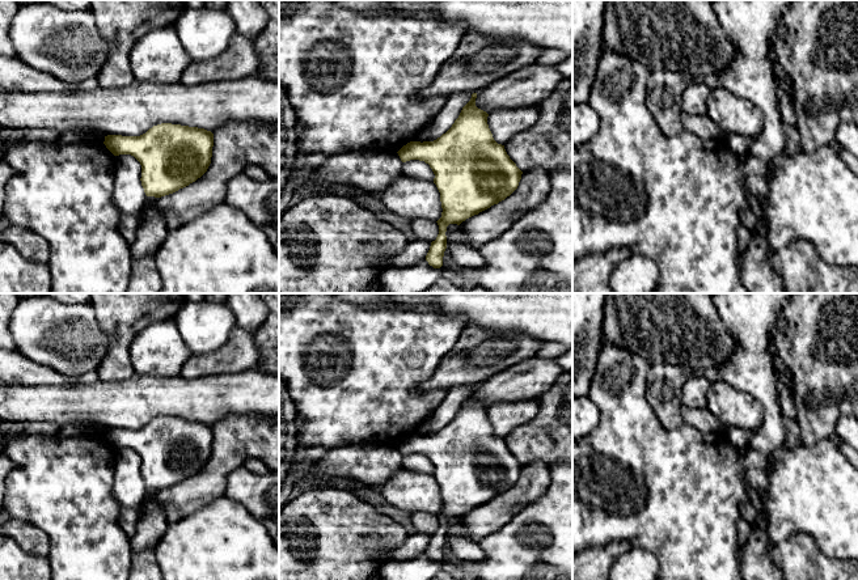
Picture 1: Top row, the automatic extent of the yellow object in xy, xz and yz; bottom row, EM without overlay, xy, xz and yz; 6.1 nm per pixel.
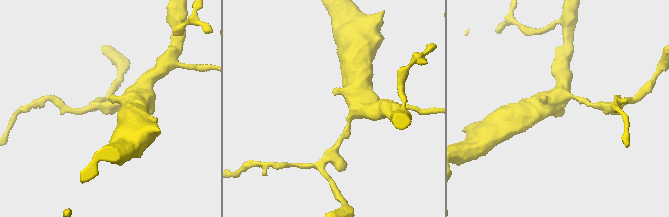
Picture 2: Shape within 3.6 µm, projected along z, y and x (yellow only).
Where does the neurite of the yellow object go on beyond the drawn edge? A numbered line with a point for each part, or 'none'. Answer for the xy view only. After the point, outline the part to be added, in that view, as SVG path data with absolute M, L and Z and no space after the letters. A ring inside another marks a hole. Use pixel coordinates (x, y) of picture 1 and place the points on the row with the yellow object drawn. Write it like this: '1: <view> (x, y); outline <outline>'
none

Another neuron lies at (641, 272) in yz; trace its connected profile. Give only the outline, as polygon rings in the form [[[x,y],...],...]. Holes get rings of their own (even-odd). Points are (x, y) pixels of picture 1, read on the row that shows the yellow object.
[[[631,255],[614,268],[610,285],[614,293],[652,293],[658,276],[658,264],[651,258]]]

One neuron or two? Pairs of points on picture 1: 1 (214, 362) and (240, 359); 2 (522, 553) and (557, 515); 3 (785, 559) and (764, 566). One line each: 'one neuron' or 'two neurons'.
1: one neuron
2: one neuron
3: two neurons

